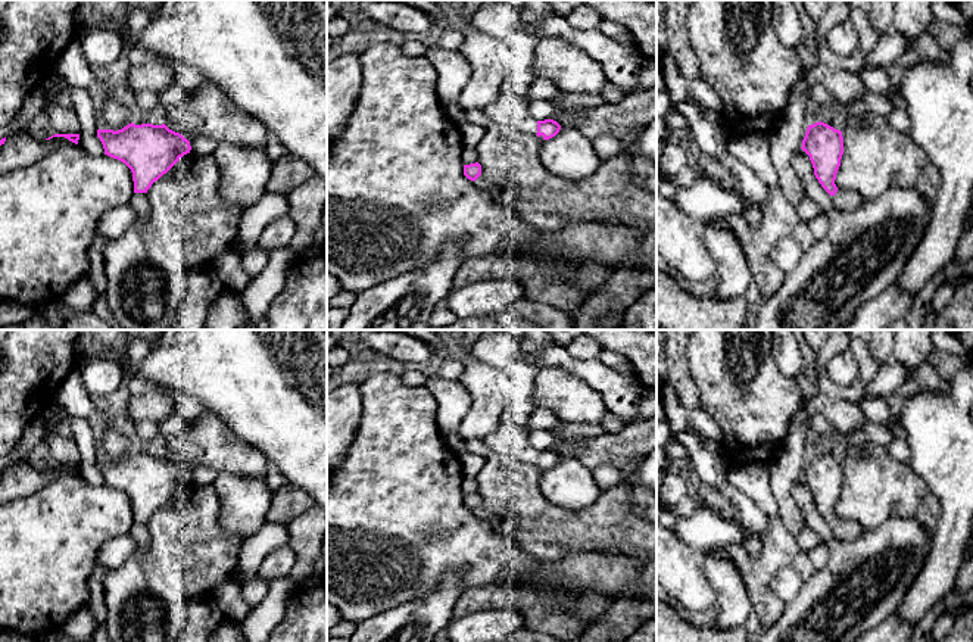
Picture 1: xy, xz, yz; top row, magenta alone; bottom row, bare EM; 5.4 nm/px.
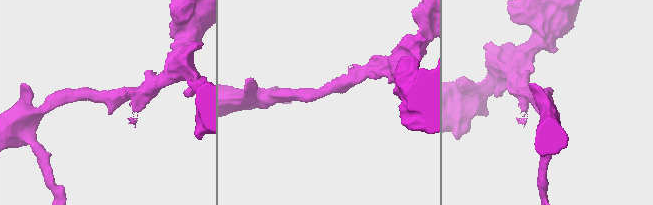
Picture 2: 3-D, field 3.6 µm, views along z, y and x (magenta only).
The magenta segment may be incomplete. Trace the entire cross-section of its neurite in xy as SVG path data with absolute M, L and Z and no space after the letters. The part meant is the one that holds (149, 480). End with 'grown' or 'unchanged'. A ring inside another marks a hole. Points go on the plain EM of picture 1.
M128 454L122 459L97 459L105 484L124 492L132 502L134 523L147 523L191 476L165 454Z; unchanged

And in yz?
M821 451L808 455L801 479L810 486L814 505L832 526L832 533L836 539L851 542L864 533L864 529L857 521L841 520L835 514L843 484L842 461Z; grown

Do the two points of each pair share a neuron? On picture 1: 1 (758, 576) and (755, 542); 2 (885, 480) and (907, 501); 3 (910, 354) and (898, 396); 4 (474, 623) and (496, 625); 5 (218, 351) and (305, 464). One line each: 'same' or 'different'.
1: different
2: same
3: different
4: same
5: same

